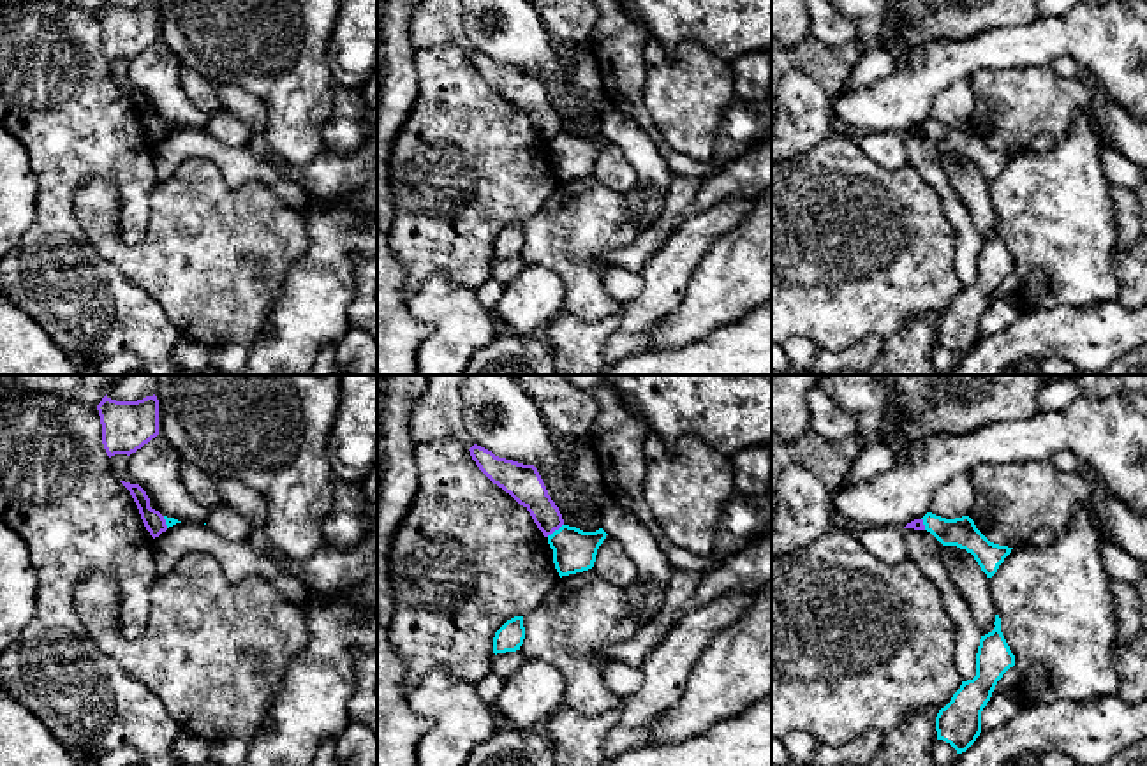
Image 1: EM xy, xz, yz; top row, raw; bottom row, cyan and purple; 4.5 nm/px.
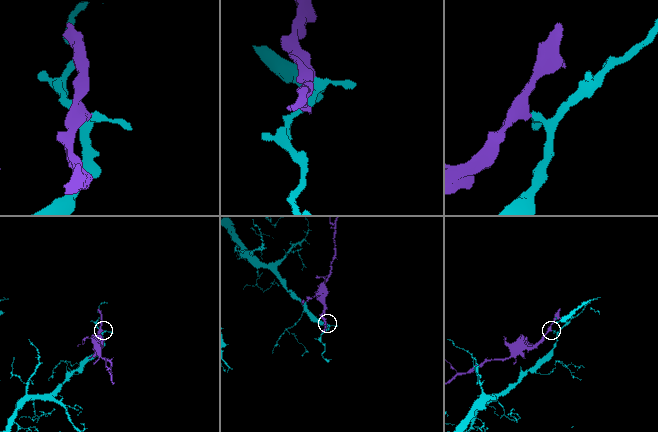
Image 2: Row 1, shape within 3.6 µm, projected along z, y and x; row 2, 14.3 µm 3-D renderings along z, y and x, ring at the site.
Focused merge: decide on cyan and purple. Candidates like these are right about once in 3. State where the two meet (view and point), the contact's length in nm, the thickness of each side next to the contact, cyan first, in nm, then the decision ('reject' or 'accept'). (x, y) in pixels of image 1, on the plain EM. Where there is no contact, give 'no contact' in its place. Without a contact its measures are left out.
xz (555, 136) | 100 nm | 190/160 nm | reject

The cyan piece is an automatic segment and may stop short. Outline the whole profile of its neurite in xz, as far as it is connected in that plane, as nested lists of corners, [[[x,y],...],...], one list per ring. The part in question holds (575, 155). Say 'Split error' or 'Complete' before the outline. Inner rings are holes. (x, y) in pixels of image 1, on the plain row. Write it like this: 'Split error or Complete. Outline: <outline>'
Complete. Outline: [[[562,130],[548,141],[548,150],[553,155],[553,169],[559,181],[562,183],[592,174],[597,155],[606,141],[608,139],[603,134],[583,137],[569,130]]]

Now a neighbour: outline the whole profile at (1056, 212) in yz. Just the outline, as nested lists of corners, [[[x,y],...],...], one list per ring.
[[[1094,95],[1094,111],[1077,111],[1071,129],[1050,151],[1020,150],[988,183],[1001,224],[1001,238],[1020,278],[1022,312],[1085,308],[1115,301],[1119,284],[1112,269],[1117,218],[1110,181],[1103,171],[1105,125]]]

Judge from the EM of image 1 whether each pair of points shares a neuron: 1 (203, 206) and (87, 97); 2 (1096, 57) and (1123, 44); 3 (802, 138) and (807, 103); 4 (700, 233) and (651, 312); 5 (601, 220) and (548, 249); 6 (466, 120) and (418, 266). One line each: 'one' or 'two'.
1: two
2: one
3: one
4: one
5: one
6: one

